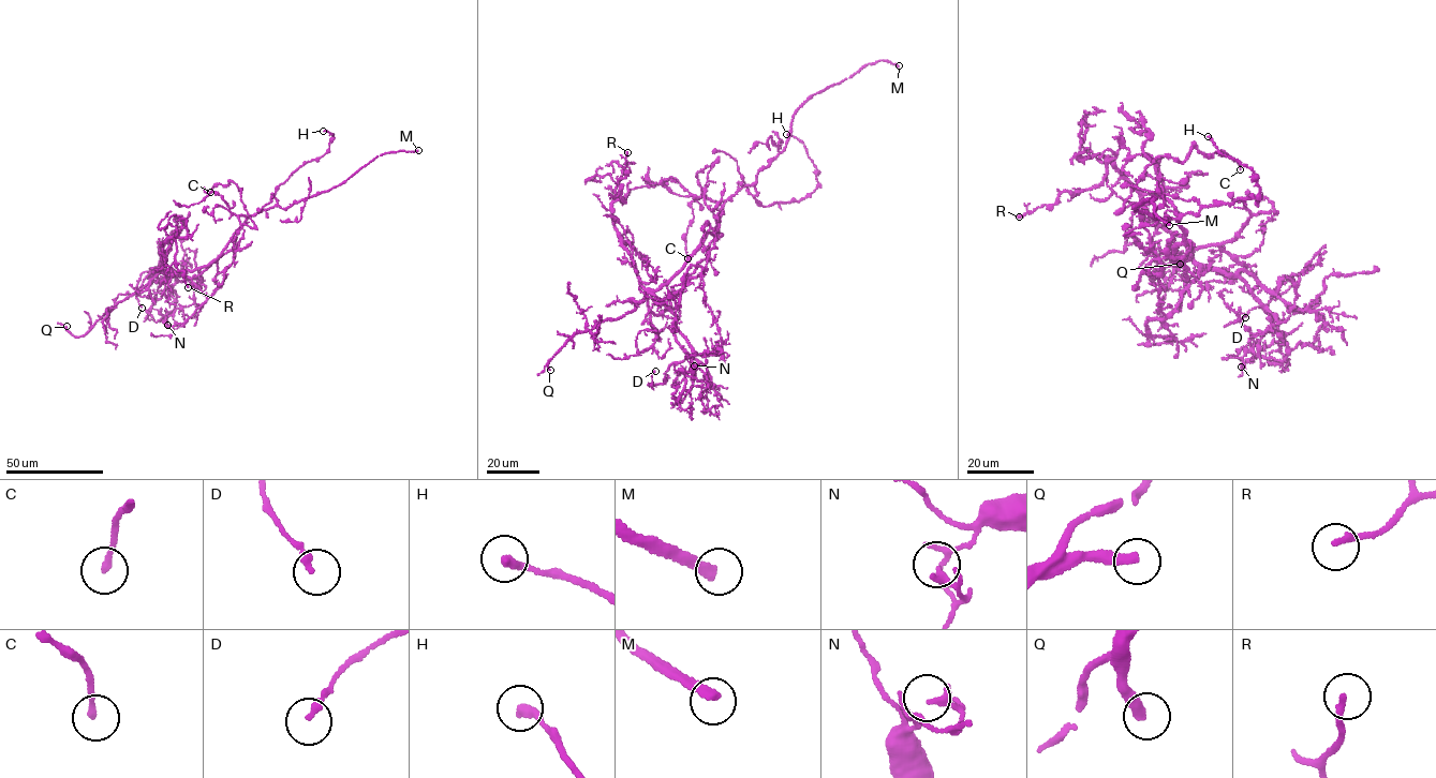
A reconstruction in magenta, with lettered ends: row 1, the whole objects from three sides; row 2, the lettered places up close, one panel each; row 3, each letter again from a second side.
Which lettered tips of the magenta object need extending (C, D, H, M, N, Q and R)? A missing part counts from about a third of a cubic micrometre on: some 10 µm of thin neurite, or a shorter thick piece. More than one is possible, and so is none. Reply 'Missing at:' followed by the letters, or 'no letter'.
Missing at: M, Q, R

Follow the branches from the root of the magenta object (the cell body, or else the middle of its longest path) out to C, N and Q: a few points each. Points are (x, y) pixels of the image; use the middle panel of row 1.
C: (714, 232), (722, 207), (705, 191), (715, 162), (696, 175), (701, 196), (691, 203), (687, 258)
N: (714, 232), (668, 282), (649, 292), (675, 316), (709, 386), (692, 376), (694, 365)
Q: (714, 232), (701, 240), (682, 269), (646, 294), (633, 311), (602, 320), (565, 342), (548, 363), (550, 370)

